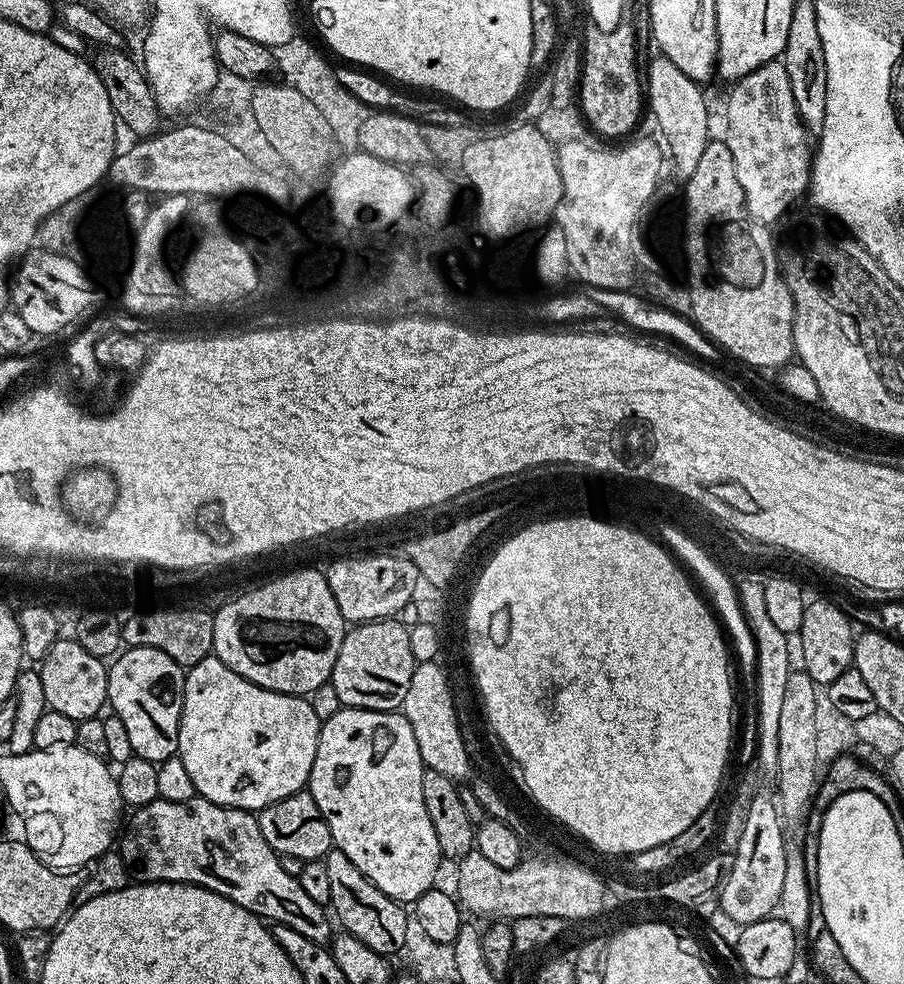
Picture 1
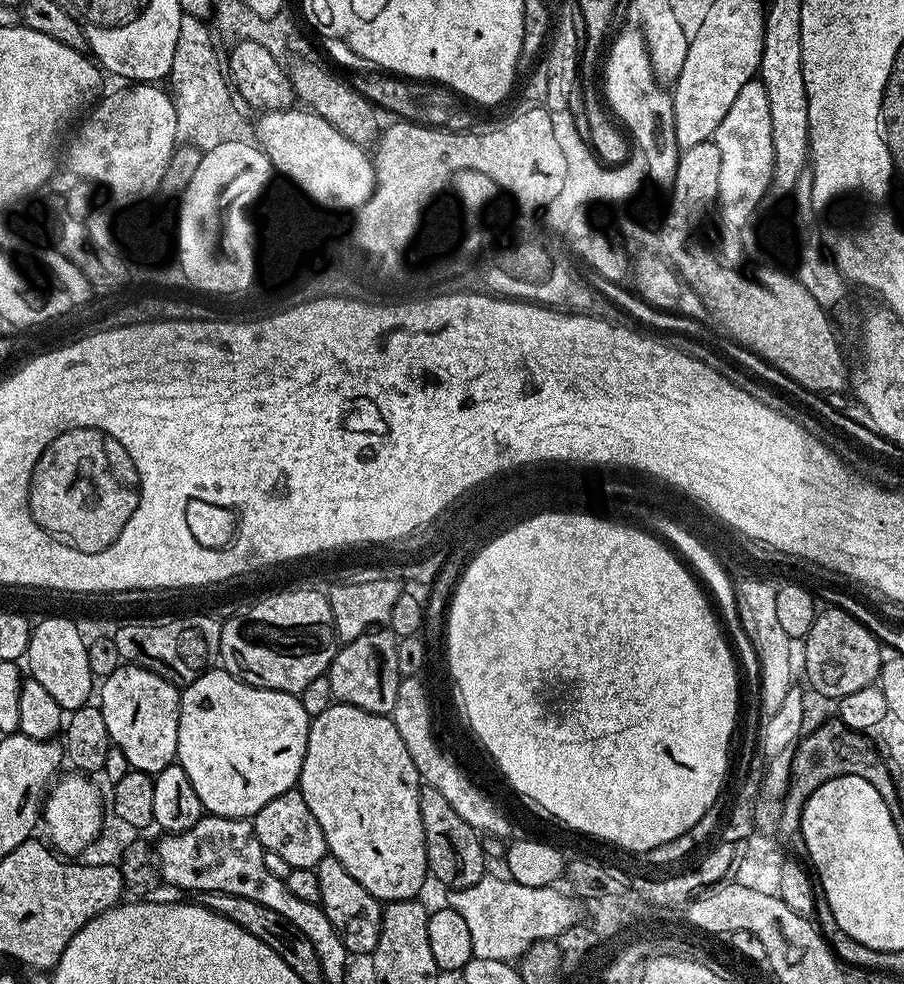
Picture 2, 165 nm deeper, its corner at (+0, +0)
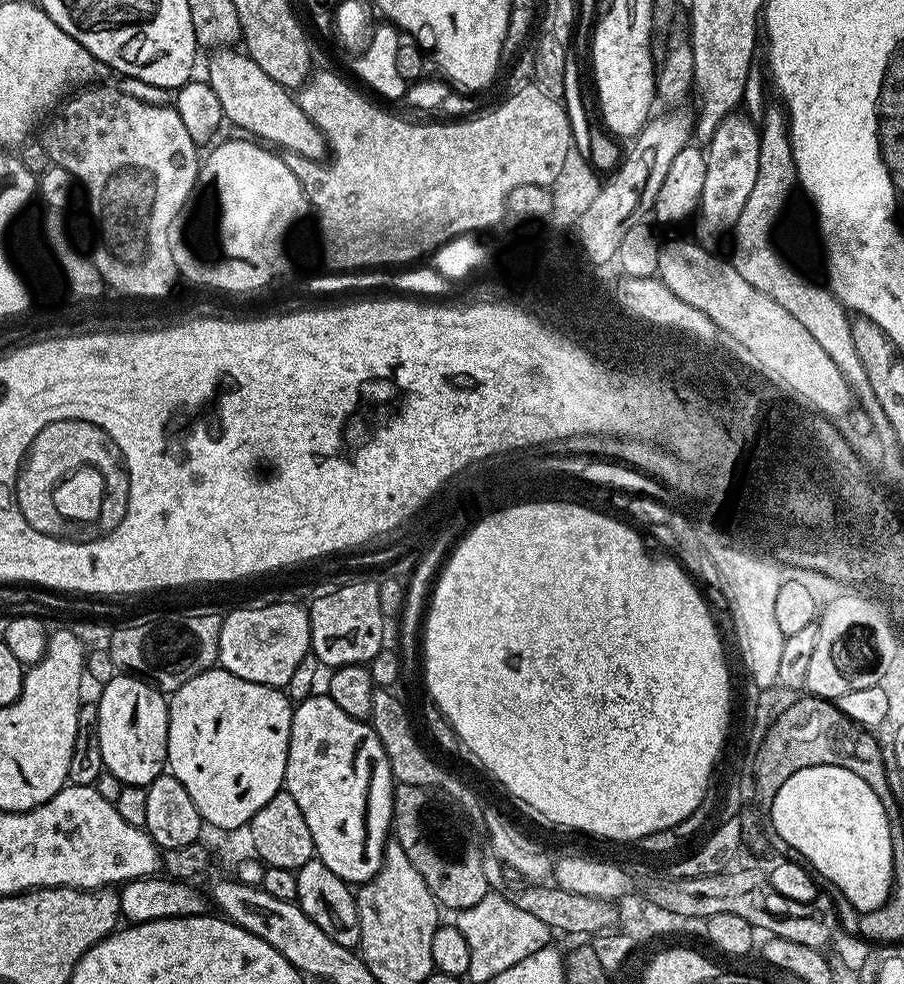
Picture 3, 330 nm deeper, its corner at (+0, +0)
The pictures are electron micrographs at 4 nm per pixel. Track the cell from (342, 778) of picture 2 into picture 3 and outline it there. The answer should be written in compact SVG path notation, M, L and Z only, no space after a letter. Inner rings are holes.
M327 694L299 701L292 710L284 788L302 809L319 860L349 886L374 878L392 827L394 779L371 723L355 720Z

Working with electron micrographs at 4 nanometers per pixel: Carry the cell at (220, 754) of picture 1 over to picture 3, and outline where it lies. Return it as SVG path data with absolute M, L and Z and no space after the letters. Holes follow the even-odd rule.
M219 666L206 670L190 682L186 682L177 692L171 693L168 700L168 763L171 775L186 786L186 794L194 802L194 806L200 812L200 818L203 823L213 824L214 826L224 828L236 828L247 824L274 798L274 794L284 788L284 771L286 770L286 758L288 757L288 743L290 742L290 726L292 725L292 710L294 704L281 689L272 688L269 684L259 684L258 682L246 682L246 678L238 678L230 674L226 669Z

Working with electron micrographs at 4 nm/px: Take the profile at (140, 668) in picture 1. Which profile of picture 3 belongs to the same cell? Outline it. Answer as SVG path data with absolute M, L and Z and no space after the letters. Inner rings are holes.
M117 674L108 684L99 689L98 742L102 746L102 762L105 769L114 774L124 785L147 786L165 771L168 763L168 700L165 693L150 687L145 680L136 676Z

